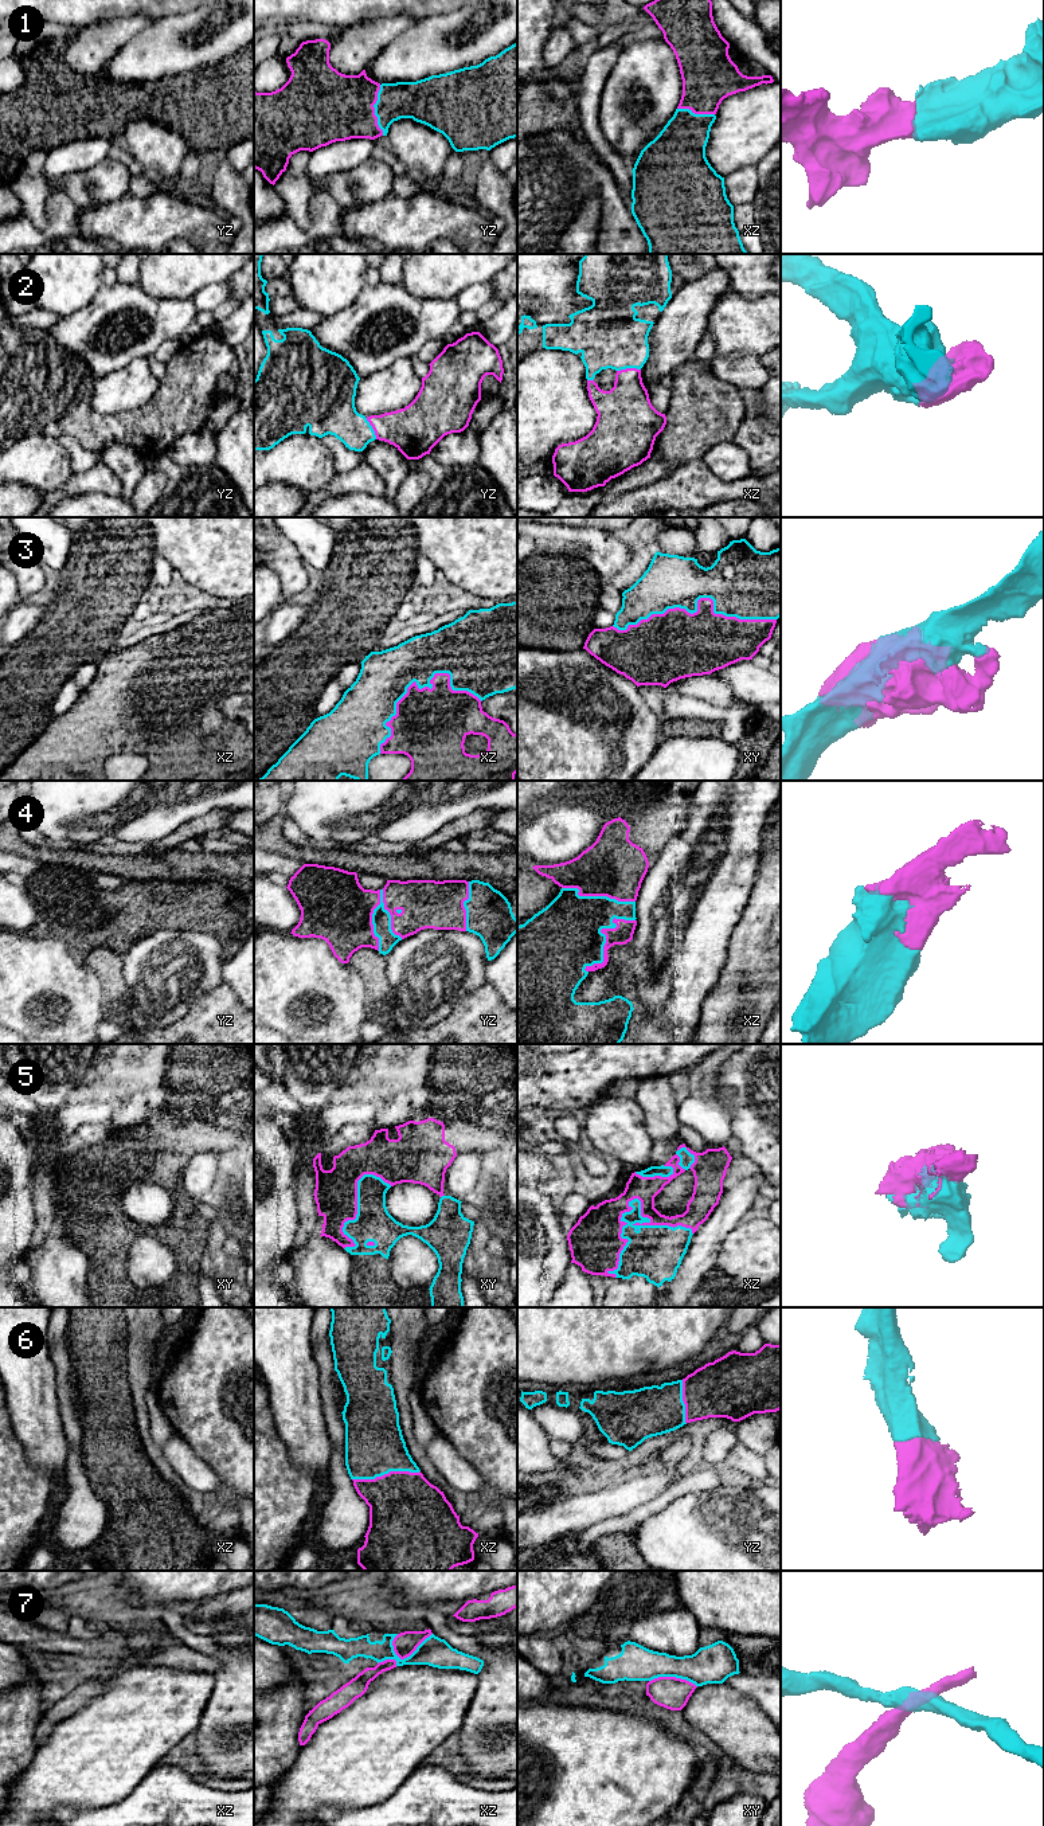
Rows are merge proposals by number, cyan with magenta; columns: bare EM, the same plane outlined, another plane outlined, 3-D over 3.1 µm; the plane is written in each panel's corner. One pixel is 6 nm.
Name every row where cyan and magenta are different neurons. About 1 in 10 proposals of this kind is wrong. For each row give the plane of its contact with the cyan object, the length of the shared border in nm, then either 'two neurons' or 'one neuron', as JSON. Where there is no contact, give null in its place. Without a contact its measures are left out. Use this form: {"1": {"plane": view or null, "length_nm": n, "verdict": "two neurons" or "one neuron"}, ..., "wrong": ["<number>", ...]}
{"1": {"plane": "yz", "length_nm": 300, "verdict": "one neuron"}, "2": {"plane": "xz", "length_nm": 140, "verdict": "one neuron"}, "3": {"plane": "xy", "length_nm": 1000, "verdict": "one neuron"}, "4": {"plane": "yz", "length_nm": 360, "verdict": "one neuron"}, "5": {"plane": "xz", "length_nm": 550, "verdict": "one neuron"}, "6": {"plane": "xz", "length_nm": 420, "verdict": "one neuron"}, "7": {"plane": "xz", "length_nm": 260, "verdict": "one neuron"}, "wrong": []}

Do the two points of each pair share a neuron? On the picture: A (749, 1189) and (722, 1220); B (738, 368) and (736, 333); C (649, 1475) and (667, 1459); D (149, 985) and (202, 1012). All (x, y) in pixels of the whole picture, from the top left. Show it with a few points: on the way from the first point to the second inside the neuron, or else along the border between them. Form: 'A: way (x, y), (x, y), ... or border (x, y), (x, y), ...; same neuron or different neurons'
A: way (741, 1197), (730, 1212); same neuron
B: border (715, 354), (736, 358), (759, 356); different neurons
C: border (677, 1465), (663, 1467); different neurons
D: border (215, 986), (200, 994), (182, 1017), (167, 1027); different neurons

